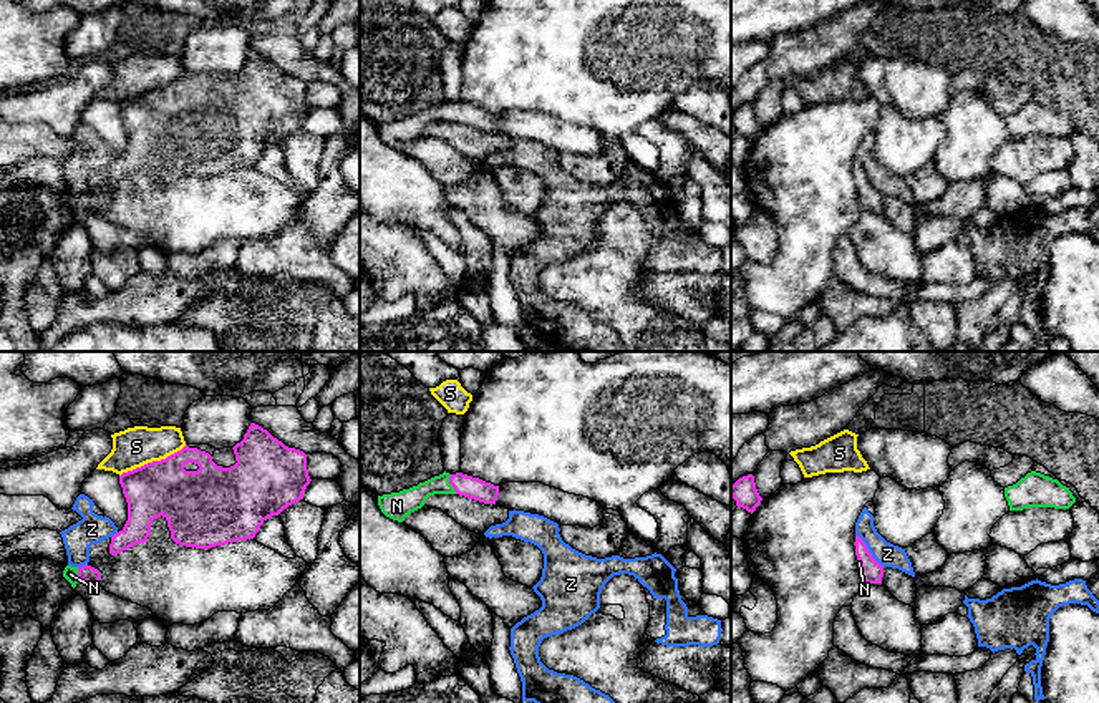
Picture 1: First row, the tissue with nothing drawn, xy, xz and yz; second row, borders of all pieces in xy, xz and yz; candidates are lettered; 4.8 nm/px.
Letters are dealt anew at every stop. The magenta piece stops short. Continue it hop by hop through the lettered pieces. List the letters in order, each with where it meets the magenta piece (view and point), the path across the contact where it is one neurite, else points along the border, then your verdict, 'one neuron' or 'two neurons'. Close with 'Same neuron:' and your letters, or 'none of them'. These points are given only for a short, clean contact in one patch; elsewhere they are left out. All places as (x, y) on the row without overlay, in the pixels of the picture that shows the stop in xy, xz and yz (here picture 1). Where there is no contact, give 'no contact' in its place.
N: xz (450, 111) | across xz (473, 116), (450, 111), (426, 116), (406, 130) | one neuron
S: xy (153, 90) | two neurons
Z: yz (867, 179) | two neurons
Same neuron: N

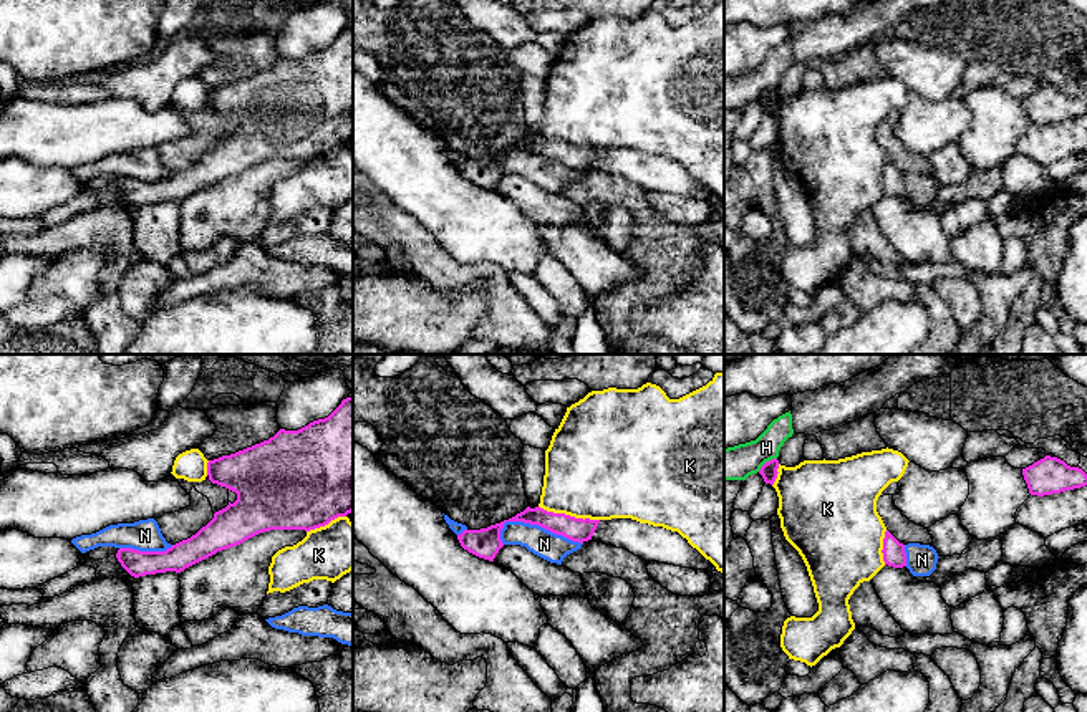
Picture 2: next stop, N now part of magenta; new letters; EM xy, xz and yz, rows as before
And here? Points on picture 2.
H: yz (766, 91) | two neurons
K: xz (569, 144) | two neurons
N: xz (541, 154) | two neurons
Same neuron: none of them

